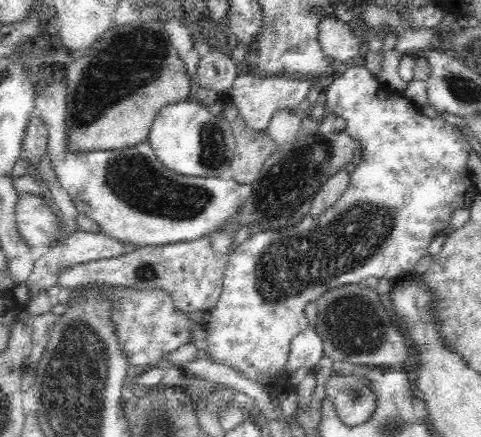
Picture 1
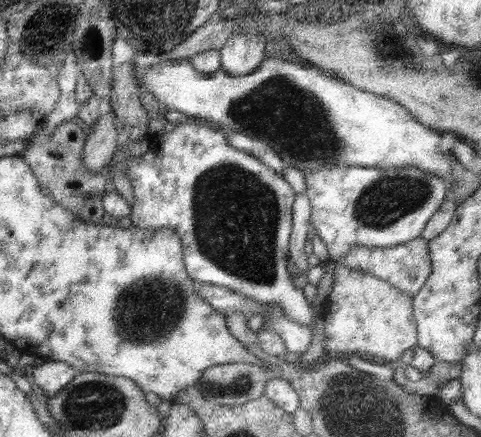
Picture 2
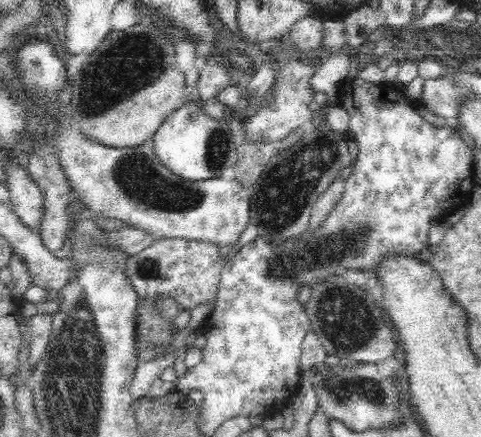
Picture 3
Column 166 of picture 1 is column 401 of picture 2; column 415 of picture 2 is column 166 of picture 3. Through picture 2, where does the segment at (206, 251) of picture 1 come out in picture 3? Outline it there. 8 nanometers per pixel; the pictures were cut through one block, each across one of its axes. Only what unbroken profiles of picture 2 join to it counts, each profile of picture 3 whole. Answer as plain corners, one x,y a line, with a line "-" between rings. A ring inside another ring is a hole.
164,238
146,248
142,254
130,256
128,276
142,300
152,300
158,294
172,294
182,308
192,310
198,304
216,300
224,266
226,258
220,256
220,248
214,244
190,242
184,238

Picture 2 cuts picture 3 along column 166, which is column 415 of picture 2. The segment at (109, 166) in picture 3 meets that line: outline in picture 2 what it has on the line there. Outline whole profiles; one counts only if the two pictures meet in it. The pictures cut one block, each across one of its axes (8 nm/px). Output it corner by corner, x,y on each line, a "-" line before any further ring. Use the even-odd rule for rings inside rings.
333,166
321,170
301,170
307,184
307,198
311,204
311,228
327,248
327,260
335,262
347,256
349,248
395,248
413,238
419,238
427,220
439,210
445,200
447,184
439,176
431,176
419,168
359,168
359,166

